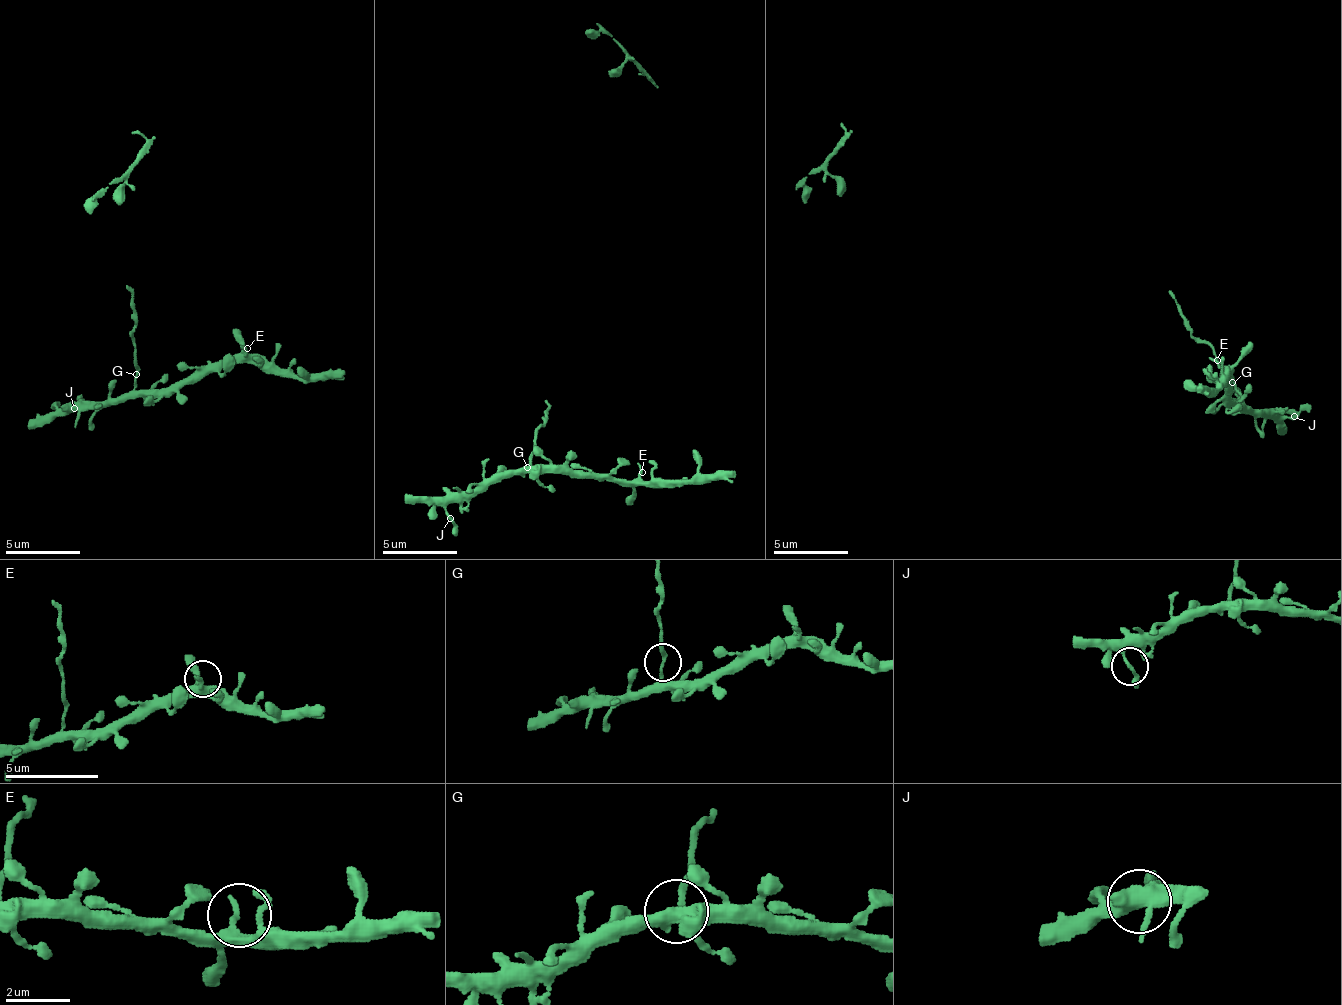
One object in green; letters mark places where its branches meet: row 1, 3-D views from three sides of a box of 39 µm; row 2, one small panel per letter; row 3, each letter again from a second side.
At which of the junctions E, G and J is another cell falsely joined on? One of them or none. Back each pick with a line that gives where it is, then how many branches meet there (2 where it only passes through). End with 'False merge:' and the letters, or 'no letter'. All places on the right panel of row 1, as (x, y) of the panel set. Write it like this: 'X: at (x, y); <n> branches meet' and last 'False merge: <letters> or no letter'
G: at (1232, 382); 2 branches meet
False merge: G

